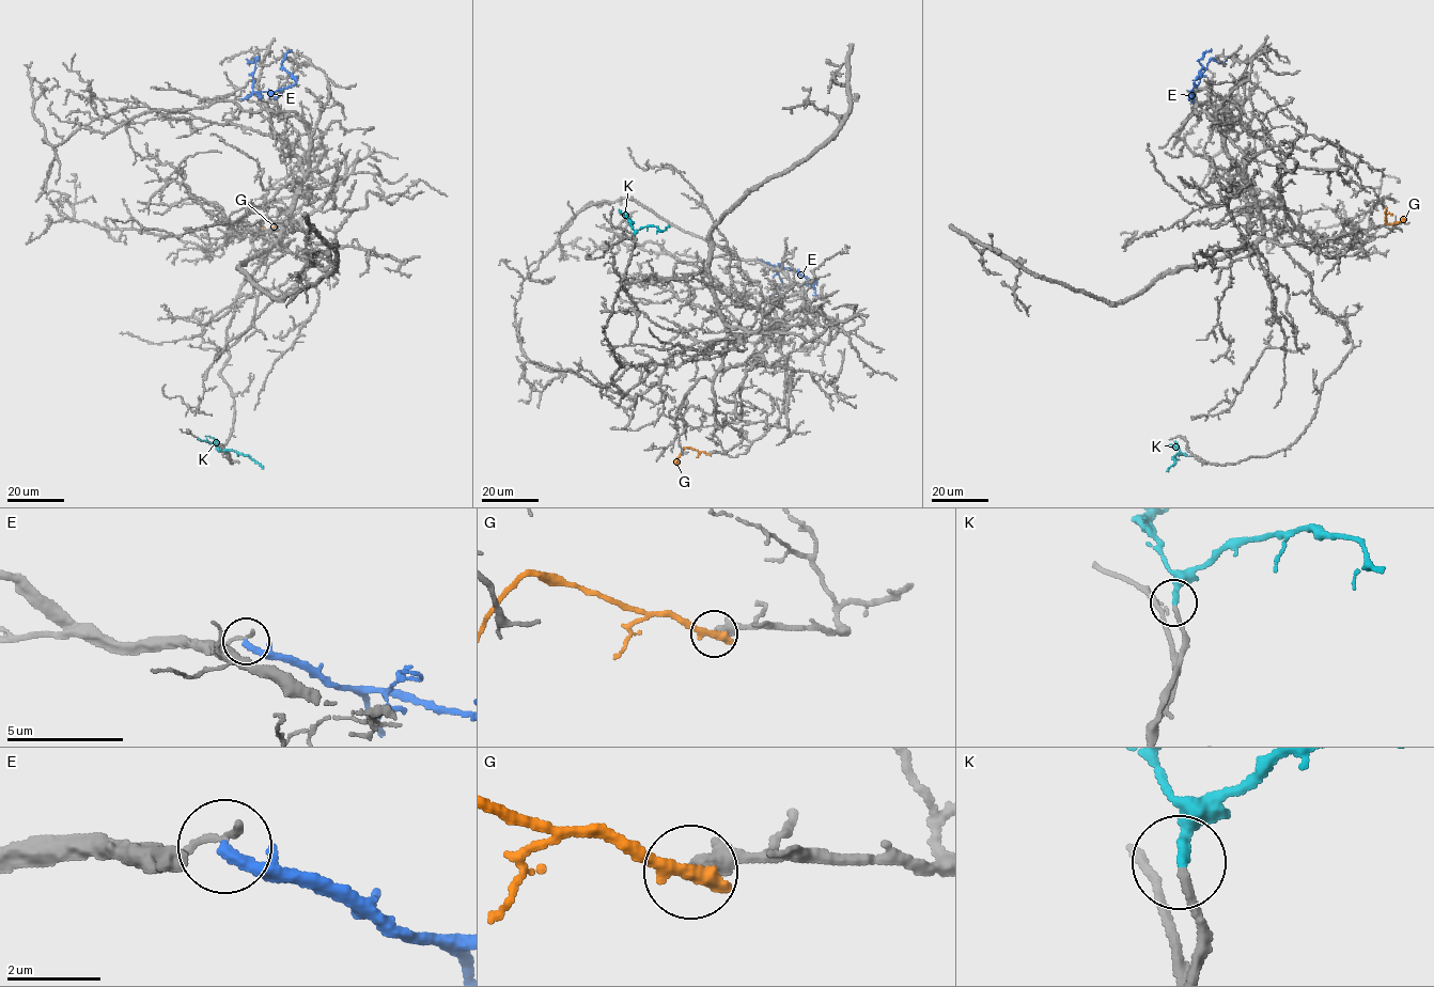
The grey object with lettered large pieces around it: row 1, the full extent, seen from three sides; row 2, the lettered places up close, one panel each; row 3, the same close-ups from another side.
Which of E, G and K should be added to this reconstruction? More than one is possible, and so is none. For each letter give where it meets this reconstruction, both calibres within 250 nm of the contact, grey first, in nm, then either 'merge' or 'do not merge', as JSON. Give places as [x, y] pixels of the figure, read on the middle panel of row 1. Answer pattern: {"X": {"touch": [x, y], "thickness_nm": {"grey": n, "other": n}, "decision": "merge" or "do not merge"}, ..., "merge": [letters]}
{"E": {"touch": [760, 260], "thickness_nm": {"grey": 170, "other": 280}, "decision": "do not merge"}, "G": {"touch": [708, 454], "thickness_nm": {"grey": 320, "other": 440}, "decision": "do not merge"}, "K": {"touch": [635, 234], "thickness_nm": {"grey": 190, "other": 220}, "decision": "merge"}, "merge": ["K"]}

